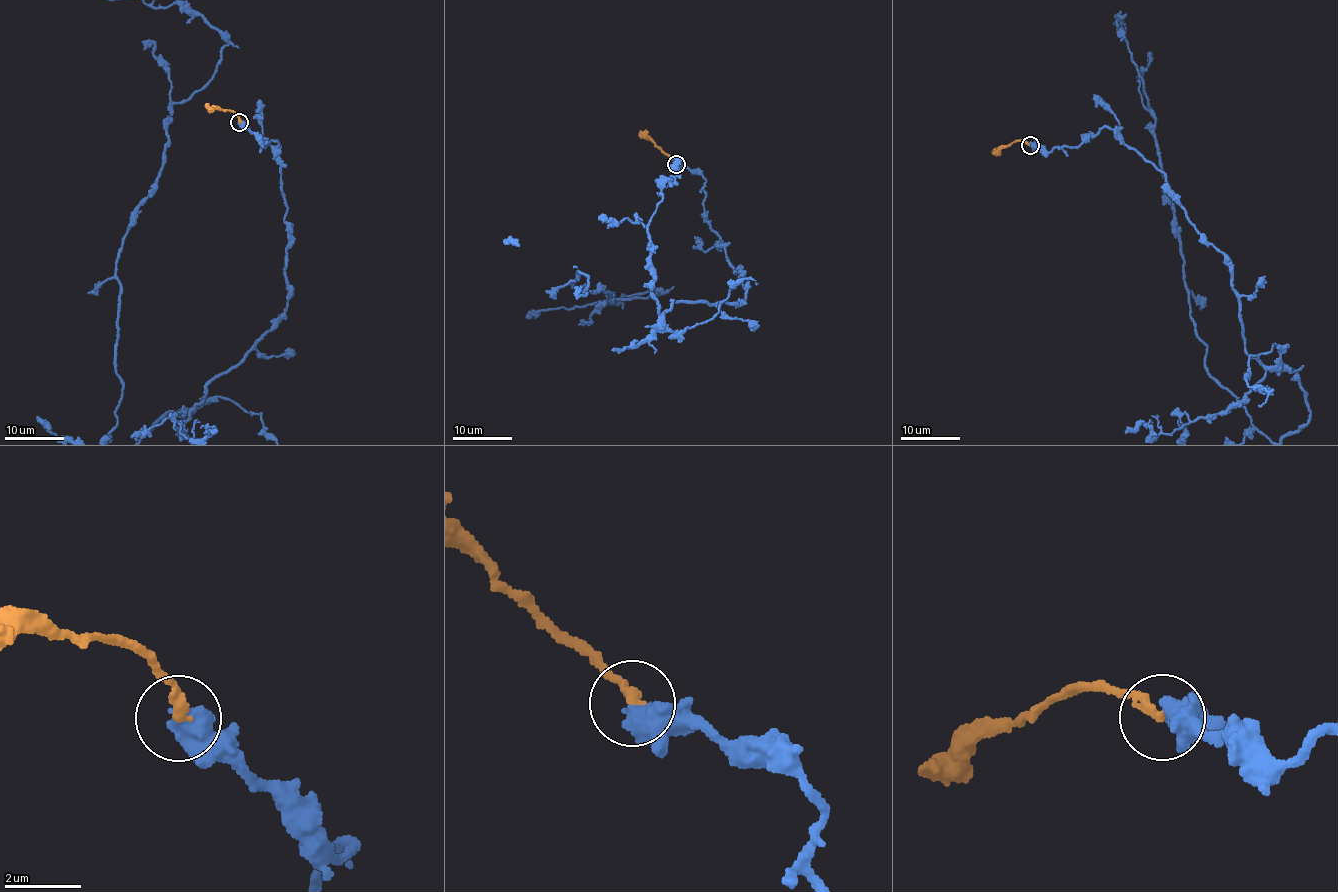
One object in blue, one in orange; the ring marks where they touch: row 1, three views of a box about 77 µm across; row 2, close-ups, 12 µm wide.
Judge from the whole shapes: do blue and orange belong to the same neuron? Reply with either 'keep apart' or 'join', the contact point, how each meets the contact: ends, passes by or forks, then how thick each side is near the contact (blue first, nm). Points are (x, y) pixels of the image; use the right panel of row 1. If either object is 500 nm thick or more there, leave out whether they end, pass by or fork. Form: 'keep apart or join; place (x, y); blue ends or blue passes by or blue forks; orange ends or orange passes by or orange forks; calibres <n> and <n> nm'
join; place (1030, 145); calibres 700 and 260 nm

